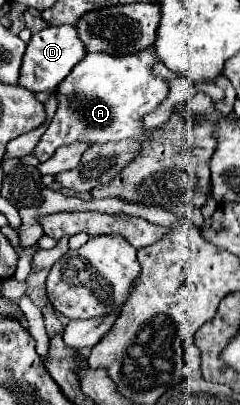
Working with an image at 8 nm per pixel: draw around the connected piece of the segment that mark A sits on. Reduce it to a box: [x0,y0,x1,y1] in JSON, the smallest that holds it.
[34,46,170,162]

